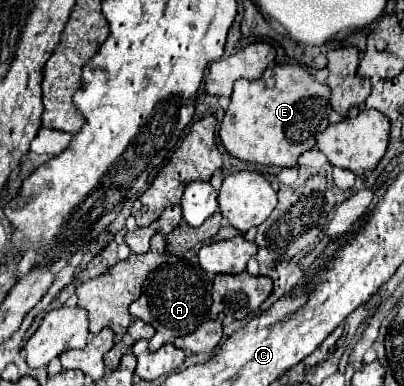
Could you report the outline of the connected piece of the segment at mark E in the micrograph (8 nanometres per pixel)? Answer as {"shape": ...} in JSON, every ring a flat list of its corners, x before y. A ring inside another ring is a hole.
{"shape":[[274,65,264,71,260,79,238,79,234,83,234,93,230,97,230,107,220,123,220,141,224,149,242,161,260,163,260,165,276,165,276,167,296,167,298,157,316,147,316,135,328,127,328,115,332,111,330,103,330,87,318,83,306,69,298,65]]}

